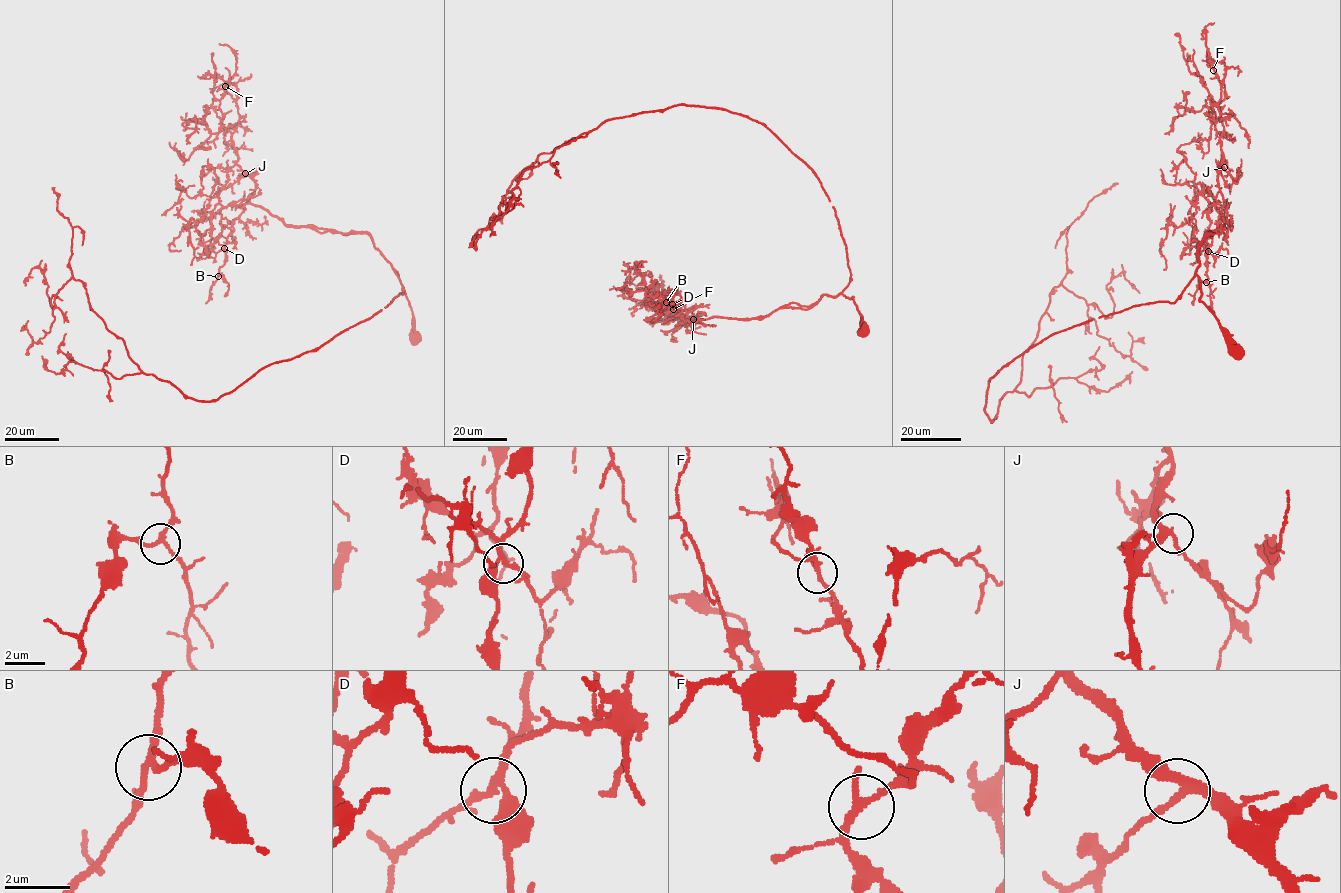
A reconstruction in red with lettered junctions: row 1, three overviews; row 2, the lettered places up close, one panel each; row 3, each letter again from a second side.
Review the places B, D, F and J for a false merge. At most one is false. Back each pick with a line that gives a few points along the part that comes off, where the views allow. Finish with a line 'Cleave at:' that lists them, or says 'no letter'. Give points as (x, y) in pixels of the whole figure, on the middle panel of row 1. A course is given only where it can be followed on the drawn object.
Cleave at: no letter

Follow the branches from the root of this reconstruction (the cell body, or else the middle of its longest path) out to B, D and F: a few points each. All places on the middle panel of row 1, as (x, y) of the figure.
B: (863, 332), (853, 298), (841, 294), (823, 294), (806, 309), (692, 321), (666, 302)
D: (863, 332), (853, 298), (841, 294), (823, 294), (806, 309), (779, 308), (742, 319), (686, 321), (672, 304)
F: (863, 332), (853, 298), (841, 294), (751, 318), (685, 319), (673, 309)

